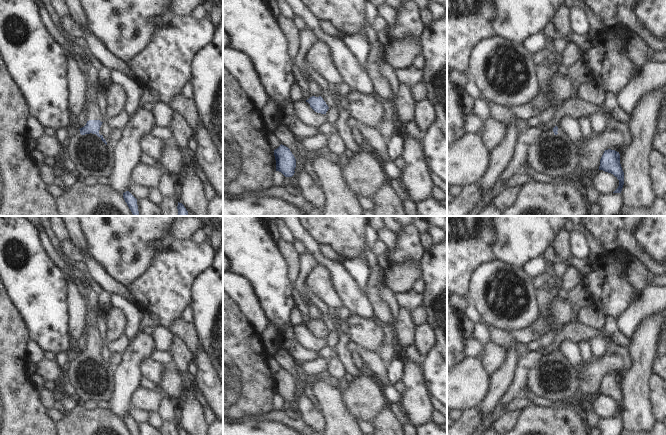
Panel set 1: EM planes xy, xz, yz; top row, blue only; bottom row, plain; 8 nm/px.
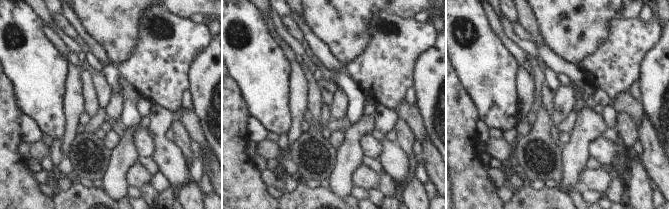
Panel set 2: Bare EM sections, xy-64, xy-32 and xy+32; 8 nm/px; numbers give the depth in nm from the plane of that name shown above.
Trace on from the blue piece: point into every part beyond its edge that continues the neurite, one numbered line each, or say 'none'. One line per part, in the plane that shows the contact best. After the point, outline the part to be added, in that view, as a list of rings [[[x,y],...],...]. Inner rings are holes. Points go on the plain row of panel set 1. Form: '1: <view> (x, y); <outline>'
1: xy (91, 381); [[[78,354],[64,368],[64,381],[69,383],[81,401],[99,403],[107,401],[112,388],[114,368],[104,361],[106,368],[96,358],[81,359]]]

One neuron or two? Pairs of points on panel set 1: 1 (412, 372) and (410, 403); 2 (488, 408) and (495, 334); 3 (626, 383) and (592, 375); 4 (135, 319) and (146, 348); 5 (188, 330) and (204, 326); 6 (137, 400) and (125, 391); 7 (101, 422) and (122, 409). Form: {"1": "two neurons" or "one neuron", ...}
{"1": "one neuron", "2": "one neuron", "3": "two neurons", "4": "two neurons", "5": "two neurons", "6": "two neurons", "7": "two neurons"}

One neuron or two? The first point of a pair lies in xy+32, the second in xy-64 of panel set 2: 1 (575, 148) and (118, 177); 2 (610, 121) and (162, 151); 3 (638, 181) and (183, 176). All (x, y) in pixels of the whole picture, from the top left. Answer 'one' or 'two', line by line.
1: one
2: one
3: two

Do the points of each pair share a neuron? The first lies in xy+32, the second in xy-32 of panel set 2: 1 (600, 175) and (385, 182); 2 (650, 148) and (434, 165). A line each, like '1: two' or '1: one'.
1: two
2: one

